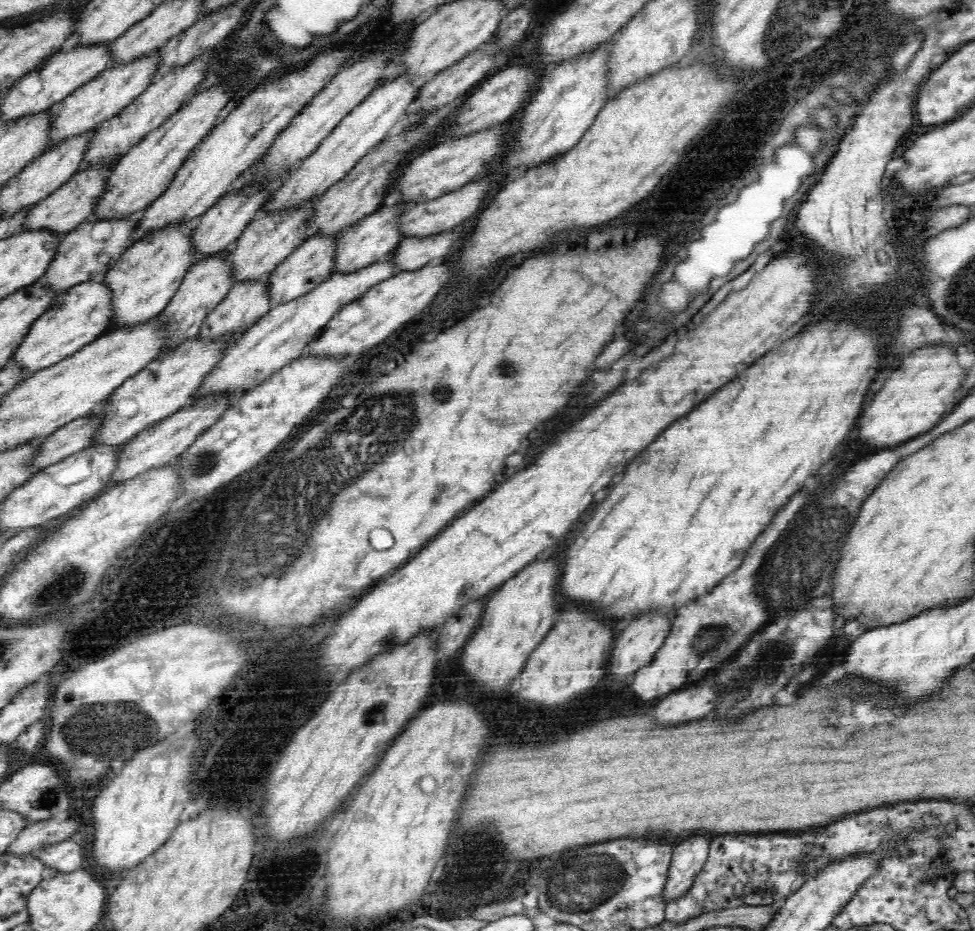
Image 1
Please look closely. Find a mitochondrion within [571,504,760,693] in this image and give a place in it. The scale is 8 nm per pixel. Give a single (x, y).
(708, 636)

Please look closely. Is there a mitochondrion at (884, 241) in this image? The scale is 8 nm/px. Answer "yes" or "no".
no

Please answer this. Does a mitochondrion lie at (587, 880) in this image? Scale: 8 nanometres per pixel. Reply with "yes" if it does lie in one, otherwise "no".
yes

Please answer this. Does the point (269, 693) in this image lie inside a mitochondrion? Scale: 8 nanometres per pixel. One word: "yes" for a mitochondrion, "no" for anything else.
no

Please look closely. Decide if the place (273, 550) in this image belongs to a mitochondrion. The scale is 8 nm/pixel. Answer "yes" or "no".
yes

